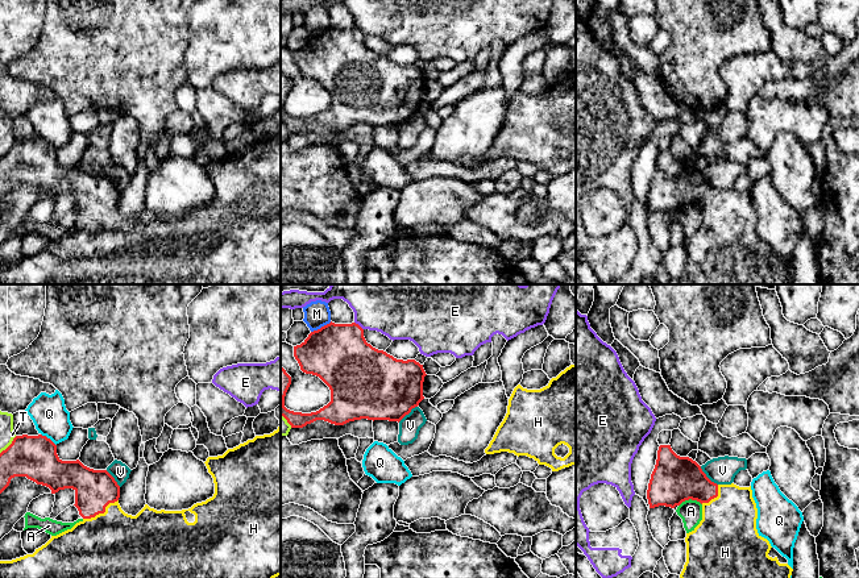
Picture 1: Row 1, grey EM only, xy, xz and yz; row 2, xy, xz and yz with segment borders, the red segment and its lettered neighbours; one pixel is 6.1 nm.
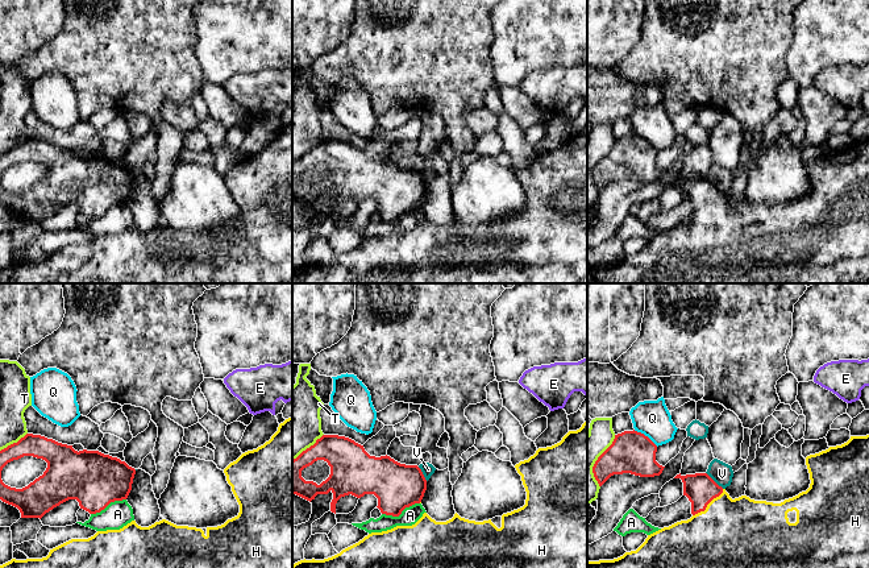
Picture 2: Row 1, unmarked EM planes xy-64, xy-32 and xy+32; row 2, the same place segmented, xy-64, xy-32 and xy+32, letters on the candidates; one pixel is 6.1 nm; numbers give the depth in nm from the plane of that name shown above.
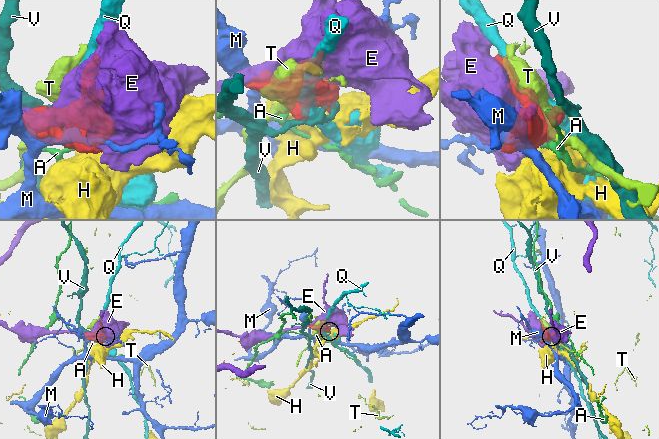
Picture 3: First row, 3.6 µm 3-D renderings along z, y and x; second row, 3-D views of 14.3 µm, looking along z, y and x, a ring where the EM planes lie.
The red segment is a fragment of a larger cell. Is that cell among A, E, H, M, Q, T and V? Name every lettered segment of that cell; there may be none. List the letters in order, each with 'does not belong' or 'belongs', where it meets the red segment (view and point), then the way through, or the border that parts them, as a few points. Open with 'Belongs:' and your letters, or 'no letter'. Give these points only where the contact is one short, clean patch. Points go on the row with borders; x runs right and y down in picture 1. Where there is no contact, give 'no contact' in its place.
Belongs: H
A: does not belong | yz (689, 498) | along yz (701, 503), (685, 499), (679, 506)
E: does not belong | xz (359, 325)
H: belongs | xy (102, 512) | across xy (94, 489), (102, 512), (107, 535), (113, 544)
M: does not belong | xz (322, 327)
Q: does not belong | xy (49, 439)
T: does not belong | xy (9, 445) | along xy (16, 436), (0, 453)
V: does not belong | yz (706, 477)

